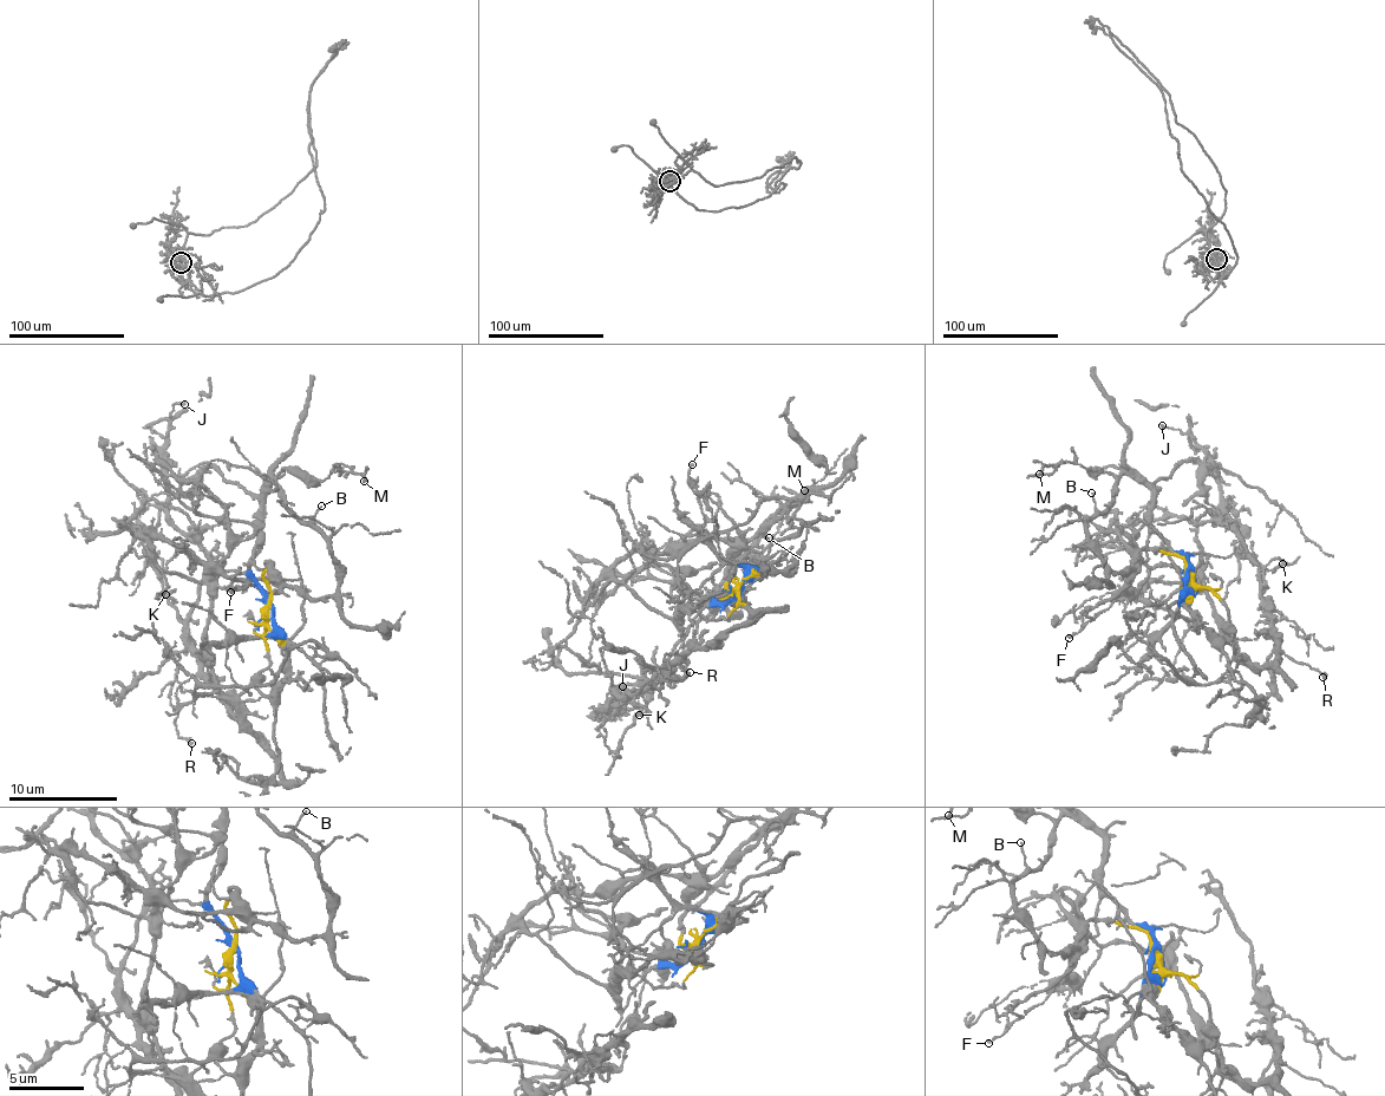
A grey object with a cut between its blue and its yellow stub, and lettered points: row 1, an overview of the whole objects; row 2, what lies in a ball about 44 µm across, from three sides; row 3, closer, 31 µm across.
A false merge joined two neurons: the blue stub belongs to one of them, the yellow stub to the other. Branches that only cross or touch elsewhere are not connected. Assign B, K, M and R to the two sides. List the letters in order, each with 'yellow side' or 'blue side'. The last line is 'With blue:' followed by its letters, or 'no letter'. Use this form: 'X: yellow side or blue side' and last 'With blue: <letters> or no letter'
B: blue side
K: yellow side
M: blue side
R: yellow side
With blue: B, M

